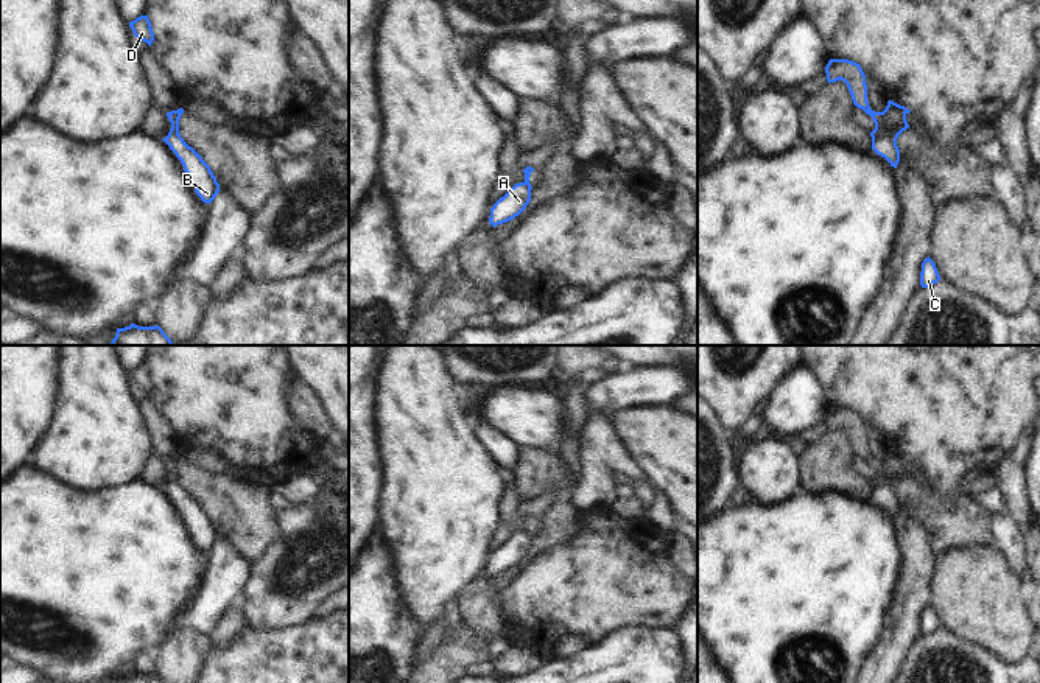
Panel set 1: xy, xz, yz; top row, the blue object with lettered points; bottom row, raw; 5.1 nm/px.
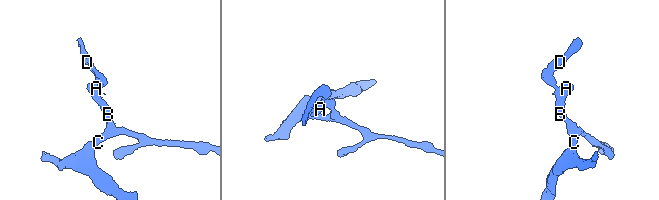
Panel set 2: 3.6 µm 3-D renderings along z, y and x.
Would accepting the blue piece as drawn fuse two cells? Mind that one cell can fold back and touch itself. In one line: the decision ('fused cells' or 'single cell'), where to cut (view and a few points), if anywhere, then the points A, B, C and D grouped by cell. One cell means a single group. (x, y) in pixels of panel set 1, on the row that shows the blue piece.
fused cells | yz (885, 111), (885, 129), (872, 142) | A B C / D

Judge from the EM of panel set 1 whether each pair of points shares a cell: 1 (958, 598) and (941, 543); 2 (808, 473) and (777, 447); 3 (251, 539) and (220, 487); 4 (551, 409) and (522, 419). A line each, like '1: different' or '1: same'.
1: different
2: different
3: same
4: same

